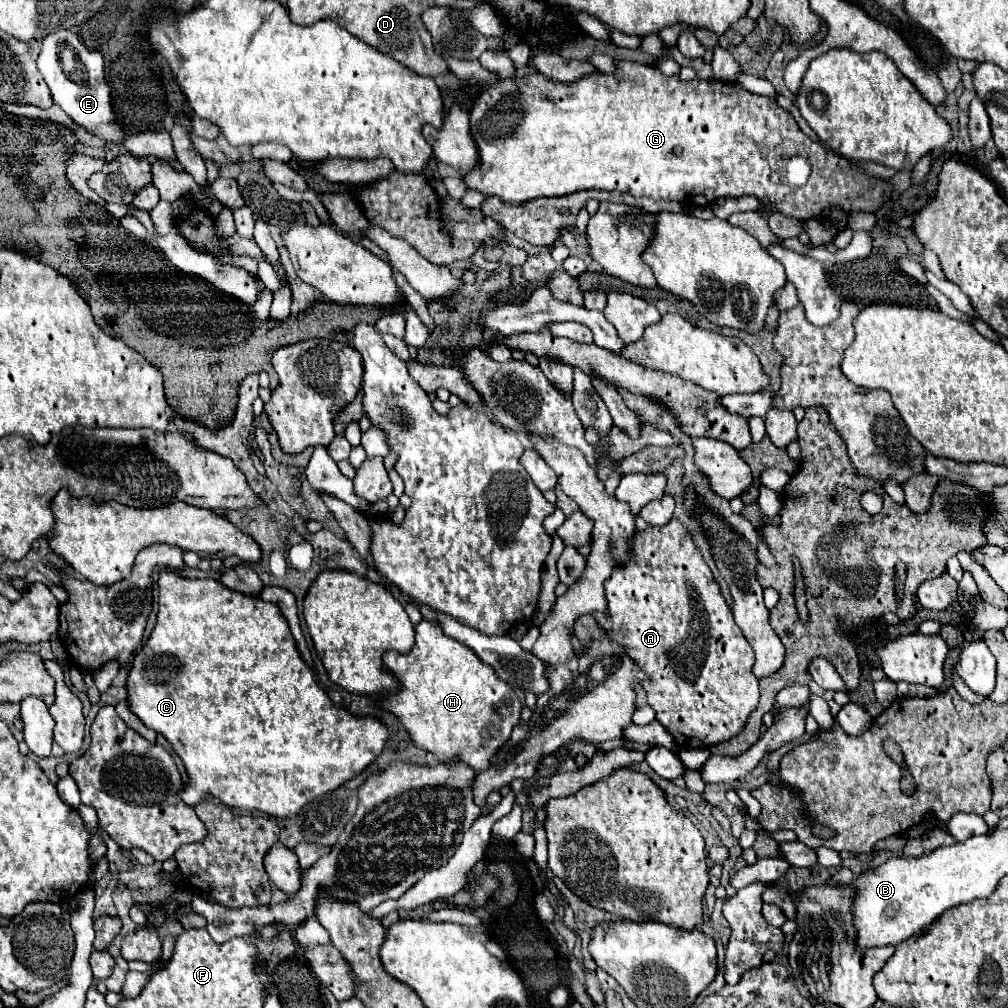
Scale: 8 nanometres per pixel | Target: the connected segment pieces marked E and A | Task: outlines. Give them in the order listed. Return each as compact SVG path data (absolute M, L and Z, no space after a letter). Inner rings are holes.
M68 30L52 32L42 40L42 52L38 56L38 70L42 72L46 84L50 86L52 100L58 104L80 128L88 130L90 134L98 136L104 142L112 144L122 144L124 140L124 130L122 124L118 122L118 114L112 108L112 96L110 96L110 86L104 78L104 56L100 52L90 52L76 34ZM62 50L72 50L72 58L82 62L84 68L64 68L60 52Z
M672 518L666 526L648 526L646 530L636 530L634 536L630 538L630 550L632 550L632 554L622 564L616 564L614 570L612 570L612 574L610 574L610 578L604 582L604 592L606 592L608 606L606 606L606 614L604 612L592 613L596 624L602 628L602 632L606 632L606 636L610 640L614 640L614 642L618 642L622 646L622 650L626 652L626 656L632 658L640 666L642 672L646 672L648 680L640 684L642 690L646 692L646 700L654 708L656 720L674 736L674 740L676 740L676 744L680 748L708 748L708 746L722 744L722 742L738 736L744 730L748 716L758 706L758 698L760 698L758 680L756 680L756 676L752 672L754 650L750 648L750 644L742 636L740 628L736 626L734 616L732 616L732 610L726 604L726 600L724 600L724 596L720 592L720 586L714 580L714 576L712 576L712 570L710 570L708 562L702 558L700 550L696 548L696 544L692 540L692 534L680 524L680 520Z

